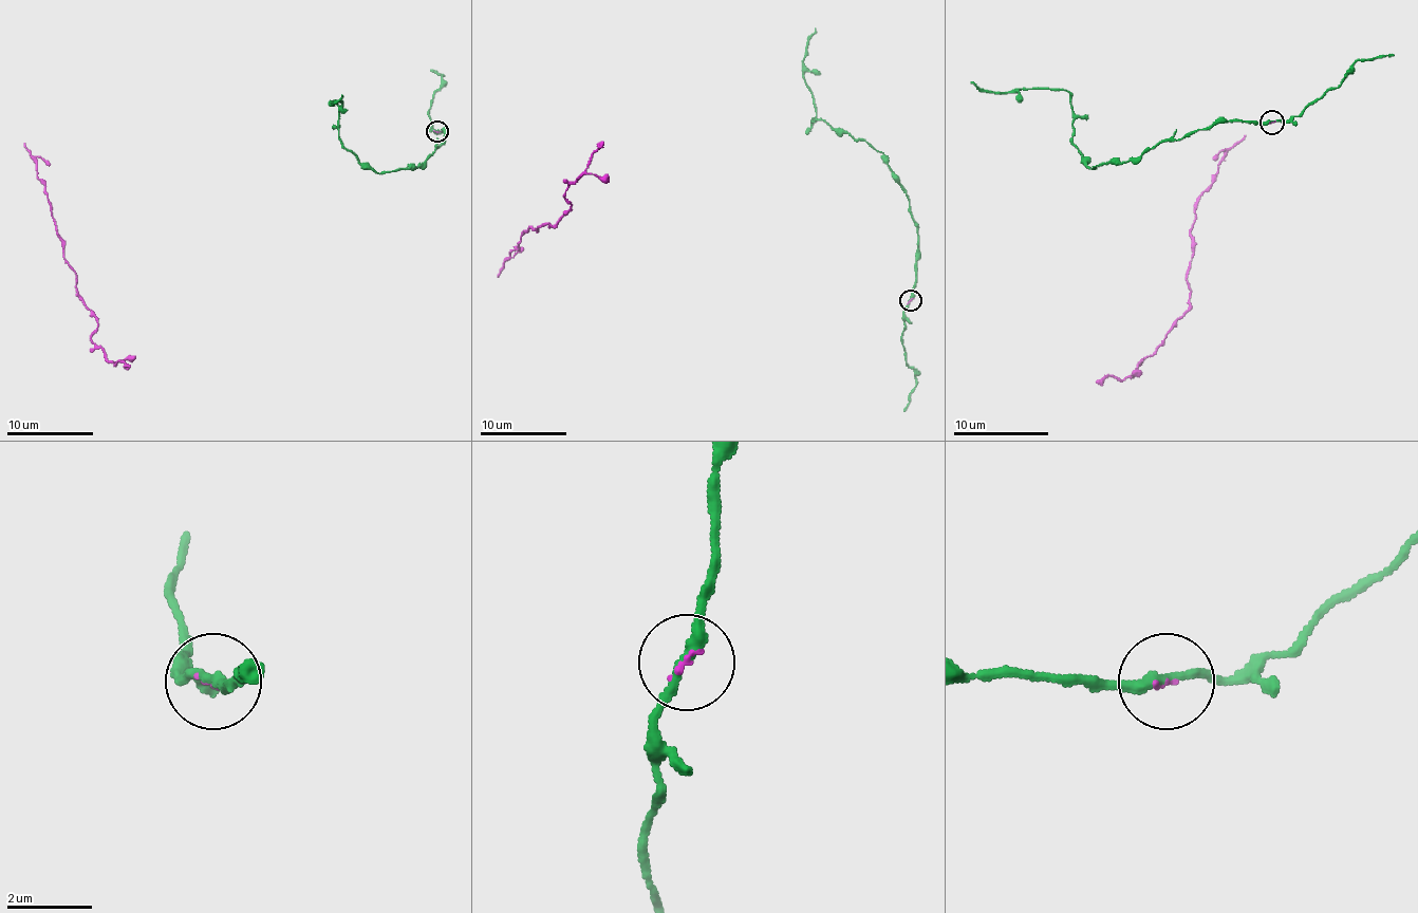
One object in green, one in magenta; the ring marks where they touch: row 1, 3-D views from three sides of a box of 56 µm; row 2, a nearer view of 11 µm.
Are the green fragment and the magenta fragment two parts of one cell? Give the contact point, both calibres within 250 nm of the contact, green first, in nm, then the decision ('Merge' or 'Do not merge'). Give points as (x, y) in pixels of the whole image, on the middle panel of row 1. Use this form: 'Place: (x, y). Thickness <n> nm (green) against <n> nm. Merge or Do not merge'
Place: (910, 300). Thickness 240 nm (green) against 90 nm. Merge

